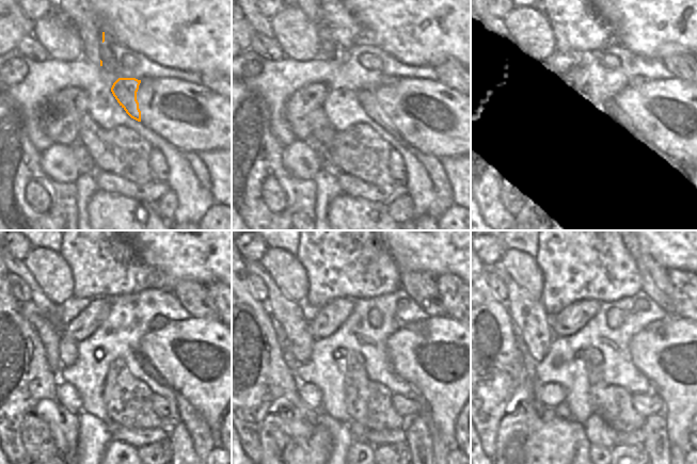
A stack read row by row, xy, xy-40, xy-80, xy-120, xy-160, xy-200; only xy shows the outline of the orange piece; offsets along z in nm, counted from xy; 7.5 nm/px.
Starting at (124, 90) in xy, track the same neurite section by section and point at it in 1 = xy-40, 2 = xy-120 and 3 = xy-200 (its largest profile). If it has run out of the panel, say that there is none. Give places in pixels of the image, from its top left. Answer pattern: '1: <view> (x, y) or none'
1: xy-40 (367, 99)
2: xy-120 (202, 441)
3: xy-200 (672, 447)

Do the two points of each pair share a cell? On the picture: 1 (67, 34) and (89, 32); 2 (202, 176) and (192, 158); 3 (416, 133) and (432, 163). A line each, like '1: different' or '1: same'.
1: different
2: same
3: different

